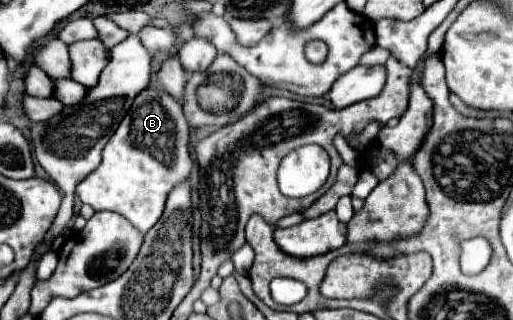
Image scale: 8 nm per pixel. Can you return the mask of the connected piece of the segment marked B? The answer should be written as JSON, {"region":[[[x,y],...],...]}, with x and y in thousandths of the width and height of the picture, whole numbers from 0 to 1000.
{"region":[[[290,266],[263,303],[248,366],[240,366],[209,441],[197,516],[150,578],[150,616],[185,659],[224,659],[248,678],[267,722],[287,728],[318,672],[333,578],[361,566],[372,522],[368,391],[357,366],[353,322],[326,284]]]}

